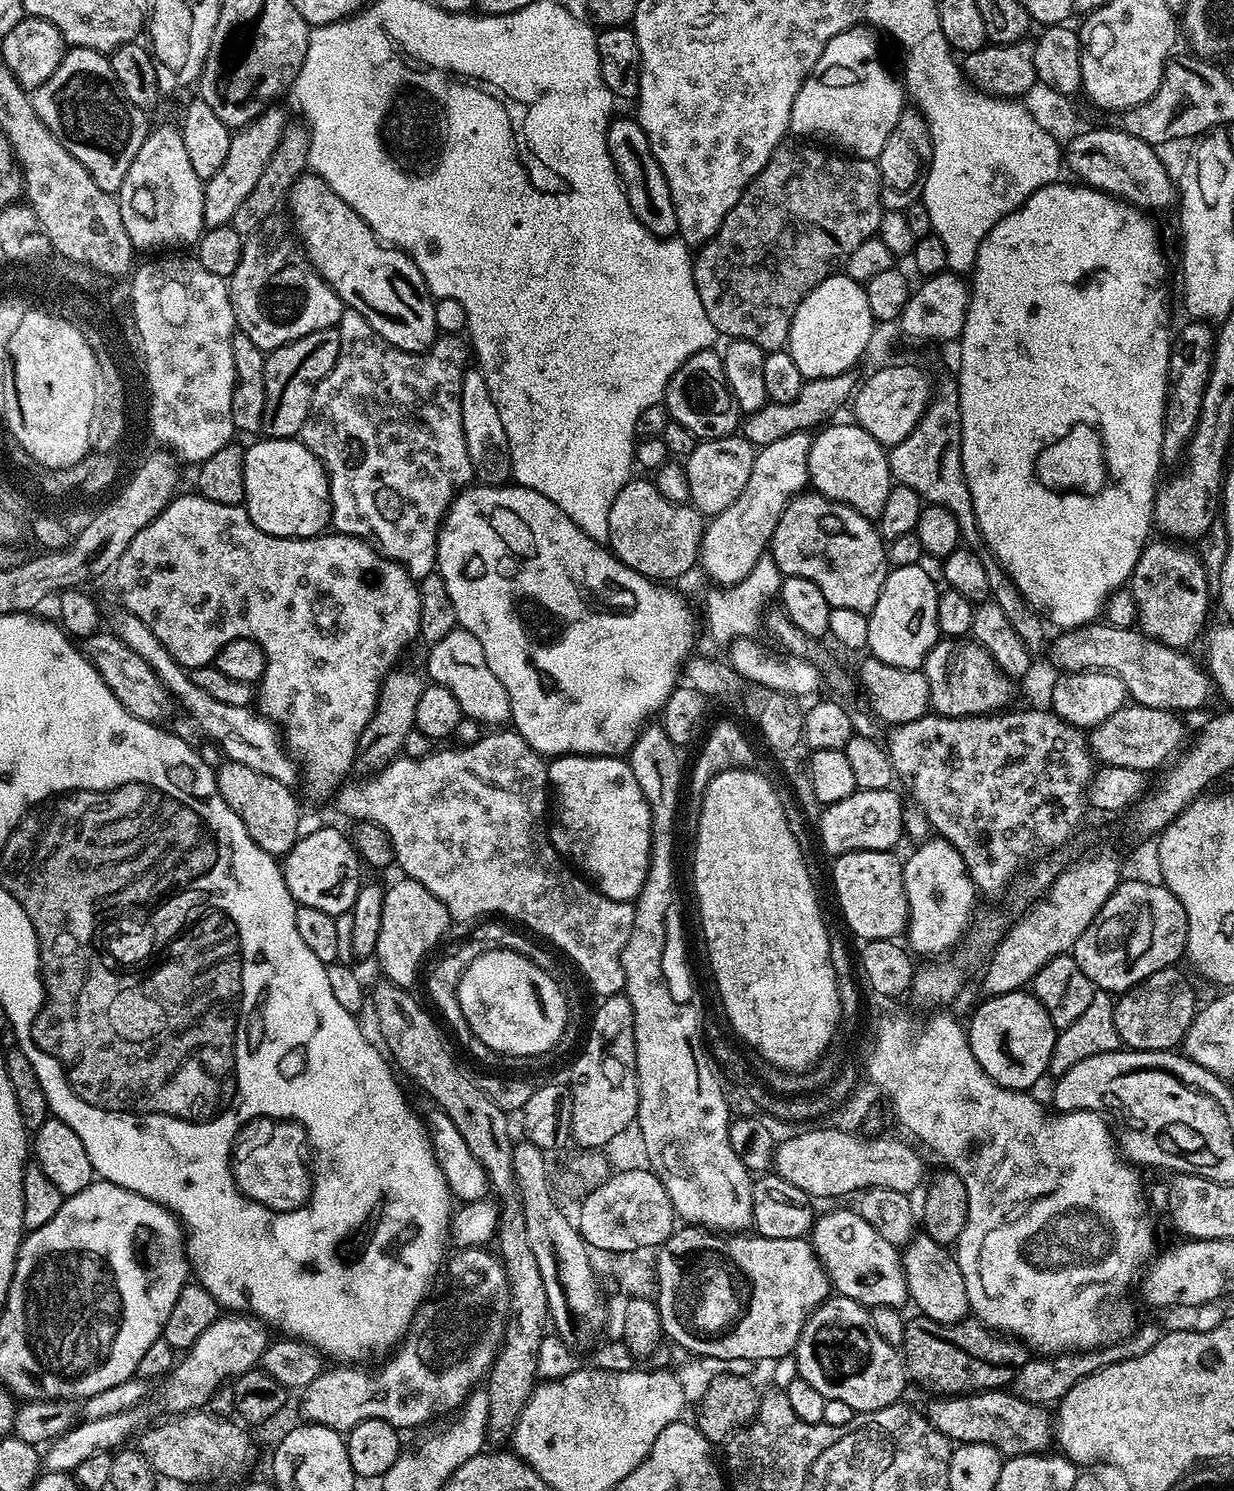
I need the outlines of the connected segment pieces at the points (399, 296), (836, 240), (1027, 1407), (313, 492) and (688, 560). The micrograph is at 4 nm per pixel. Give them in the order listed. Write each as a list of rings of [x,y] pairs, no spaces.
[[[305,174],[294,182],[286,197],[287,207],[292,207],[291,221],[308,260],[316,268],[316,273],[336,291],[345,308],[353,308],[386,342],[390,342],[403,352],[426,352],[438,339],[434,310],[436,309],[432,291],[422,278],[422,270],[412,261],[407,252],[401,252],[383,243],[372,227],[364,221],[320,176]]]
[[[781,142],[774,150],[770,162],[762,171],[753,178],[744,188],[743,194],[734,202],[730,214],[722,222],[722,226],[712,235],[705,244],[699,245],[692,261],[692,273],[694,274],[694,286],[698,290],[698,298],[702,298],[702,306],[706,306],[706,314],[710,317],[710,322],[714,322],[717,333],[721,337],[733,340],[749,340],[759,346],[765,354],[781,351],[788,343],[790,326],[802,298],[818,286],[827,276],[833,275],[843,265],[850,254],[861,242],[866,242],[866,238],[877,235],[880,231],[880,218],[882,215],[882,205],[880,202],[880,165],[876,160],[858,160],[855,158],[845,158],[843,155],[831,156],[828,152],[819,152],[816,148],[807,148],[807,143],[792,142],[788,144]]]
[[[989,1390],[987,1392],[970,1392],[967,1394],[952,1394],[947,1398],[932,1398],[926,1407],[929,1422],[937,1428],[943,1436],[956,1444],[992,1444],[1005,1458],[1013,1456],[1034,1456],[1049,1451],[1054,1444],[1054,1424],[1043,1407],[1031,1404],[1023,1395],[1011,1396],[1008,1390]]]
[[[260,438],[257,444],[247,445],[244,454],[244,481],[246,494],[243,507],[248,509],[258,530],[275,536],[303,538],[321,535],[329,527],[332,519],[332,499],[328,489],[328,471],[325,470],[324,463],[299,439]]]
[[[633,478],[618,490],[614,506],[610,506],[608,544],[612,555],[630,566],[630,570],[642,574],[647,580],[665,582],[676,580],[692,567],[697,567],[705,527],[705,517],[695,508],[662,498],[651,479]]]

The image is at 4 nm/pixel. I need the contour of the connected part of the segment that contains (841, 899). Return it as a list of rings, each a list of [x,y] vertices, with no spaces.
[[[862,850],[861,852],[847,852],[835,857],[832,863],[832,888],[836,891],[836,900],[840,903],[840,912],[844,915],[843,923],[847,931],[854,937],[860,936],[866,940],[896,940],[908,927],[908,899],[904,889],[904,865],[892,857],[891,851],[875,852]]]

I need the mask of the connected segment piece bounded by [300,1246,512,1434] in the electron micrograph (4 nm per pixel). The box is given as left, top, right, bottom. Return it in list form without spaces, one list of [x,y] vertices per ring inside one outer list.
[[[473,1246],[457,1251],[456,1257],[452,1261],[449,1259],[446,1264],[446,1272],[448,1268],[448,1288],[444,1288],[440,1292],[440,1296],[436,1296],[433,1300],[425,1299],[423,1303],[416,1310],[416,1315],[412,1318],[412,1325],[405,1332],[403,1339],[400,1341],[396,1352],[388,1361],[385,1362],[381,1368],[376,1368],[373,1372],[367,1372],[366,1369],[360,1368],[364,1366],[336,1366],[340,1368],[330,1367],[327,1370],[323,1370],[318,1374],[316,1378],[309,1385],[302,1389],[302,1395],[304,1396],[300,1400],[300,1412],[305,1421],[310,1424],[321,1424],[327,1428],[332,1428],[334,1431],[347,1434],[351,1432],[354,1426],[358,1426],[362,1422],[367,1420],[381,1420],[387,1424],[392,1424],[397,1430],[405,1430],[404,1428],[412,1428],[415,1424],[424,1424],[432,1415],[435,1414],[436,1408],[440,1408],[445,1404],[448,1408],[459,1409],[463,1405],[464,1401],[468,1399],[468,1393],[473,1391],[477,1387],[476,1384],[485,1379],[488,1375],[488,1371],[492,1369],[493,1362],[496,1361],[496,1355],[500,1352],[500,1348],[504,1345],[504,1335],[508,1330],[508,1315],[511,1314],[510,1302],[512,1301],[512,1294],[510,1292],[510,1286],[508,1285],[508,1271],[504,1265],[500,1262],[495,1255],[492,1256],[488,1253],[489,1249],[484,1246]]]

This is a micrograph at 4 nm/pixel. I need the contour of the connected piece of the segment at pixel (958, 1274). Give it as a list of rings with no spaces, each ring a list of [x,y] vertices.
[[[925,1234],[913,1235],[903,1245],[902,1263],[911,1303],[916,1303],[927,1319],[939,1324],[953,1324],[969,1315],[966,1282],[962,1282],[962,1270],[955,1255],[947,1247]]]

